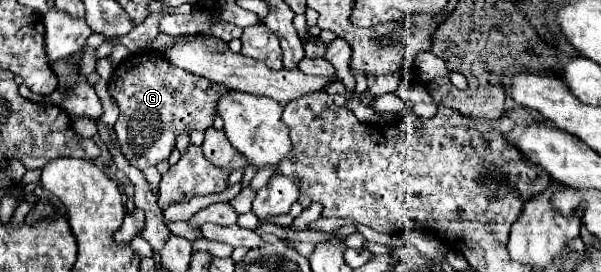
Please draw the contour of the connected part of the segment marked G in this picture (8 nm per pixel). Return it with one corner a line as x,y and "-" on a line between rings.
153,51
131,53
125,63
115,67
109,79
109,95
121,109
121,115
115,123
115,135
121,153
131,165
143,171
153,191
157,191
161,179
155,165
171,155
181,133
189,135
195,129
205,131
213,125
217,103
225,93
229,93
225,85
181,71
179,67
165,63
165,59
157,59

